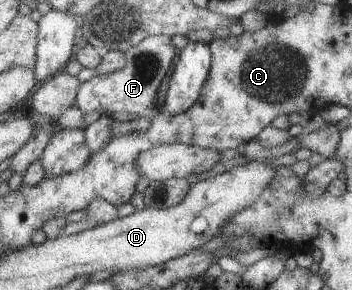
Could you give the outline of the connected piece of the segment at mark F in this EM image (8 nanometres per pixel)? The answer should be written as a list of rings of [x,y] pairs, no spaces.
[[[162,34],[148,36],[134,46],[130,46],[123,54],[125,64],[120,69],[107,74],[96,73],[78,86],[73,105],[82,113],[97,111],[99,114],[107,115],[117,112],[138,115],[154,103],[156,89],[176,55],[176,49],[172,49],[170,39]]]

